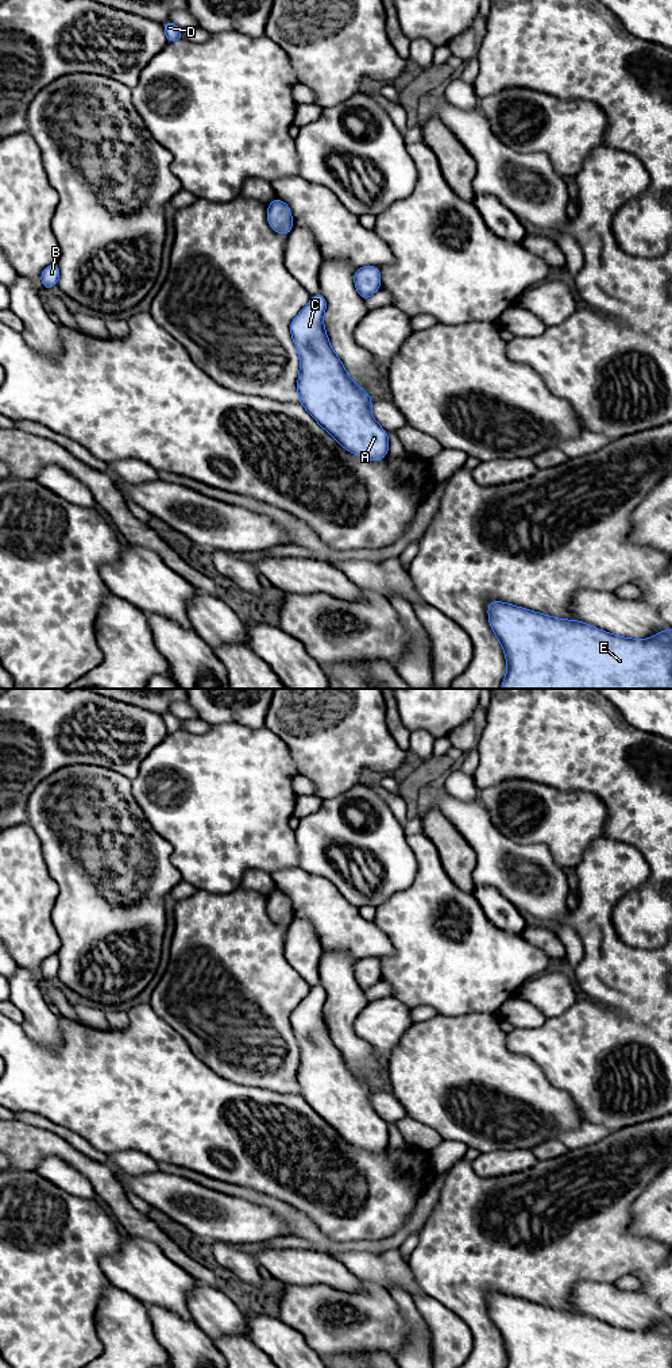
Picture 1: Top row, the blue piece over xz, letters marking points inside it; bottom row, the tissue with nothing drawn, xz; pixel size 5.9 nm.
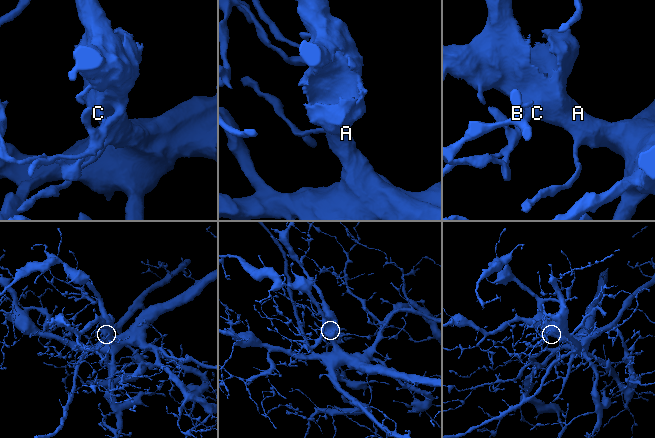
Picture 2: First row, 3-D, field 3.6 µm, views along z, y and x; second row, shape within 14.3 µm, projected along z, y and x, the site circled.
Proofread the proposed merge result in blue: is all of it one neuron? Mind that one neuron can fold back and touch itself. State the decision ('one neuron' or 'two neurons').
one neuron

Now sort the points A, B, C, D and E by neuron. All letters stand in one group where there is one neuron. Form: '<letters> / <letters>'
A B C D E

